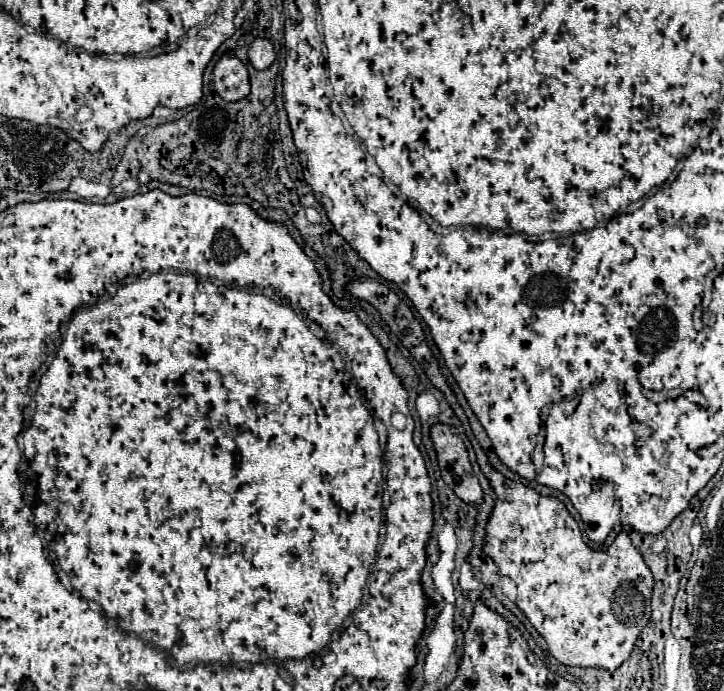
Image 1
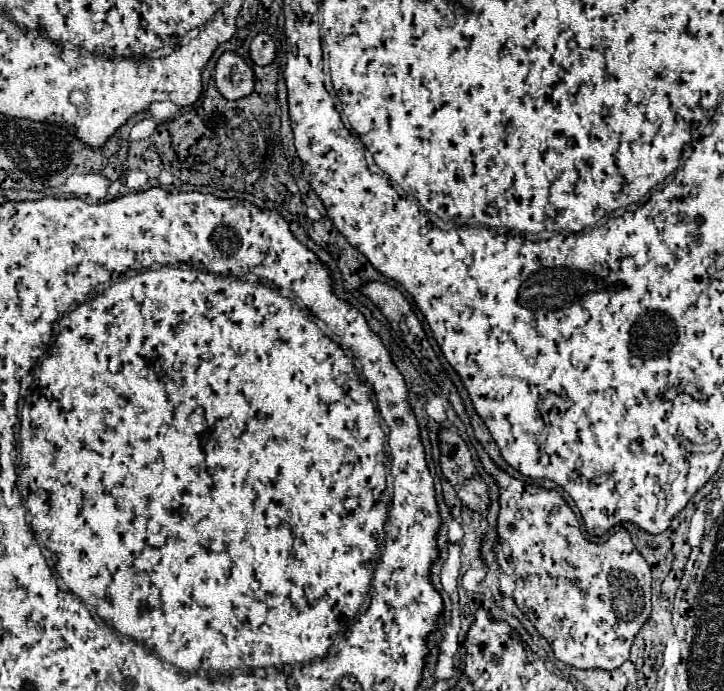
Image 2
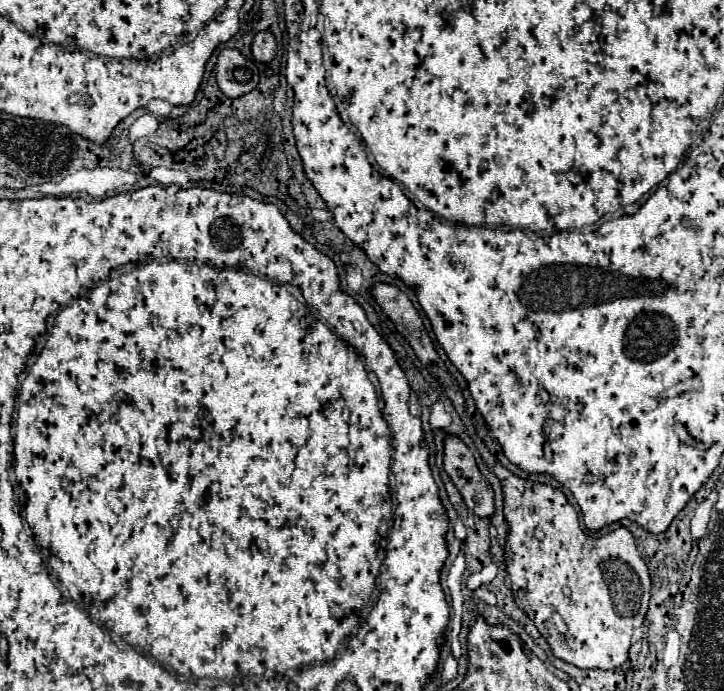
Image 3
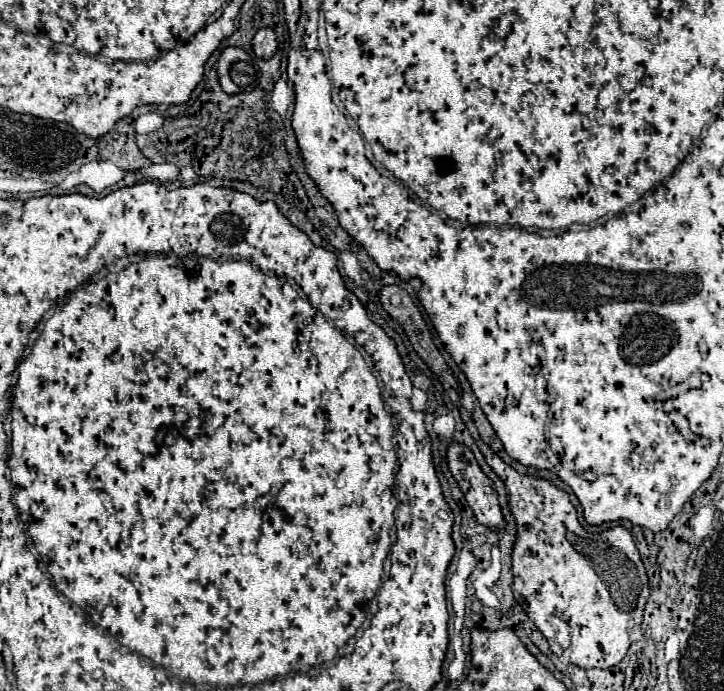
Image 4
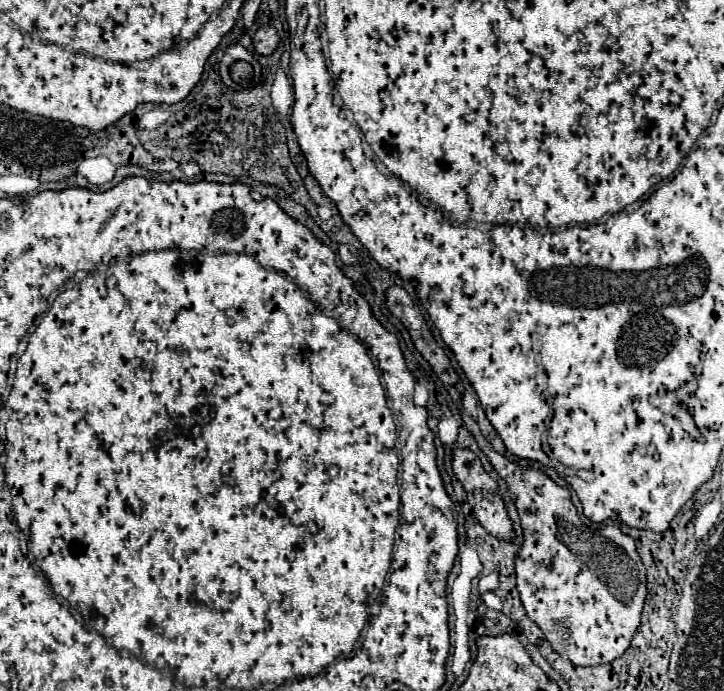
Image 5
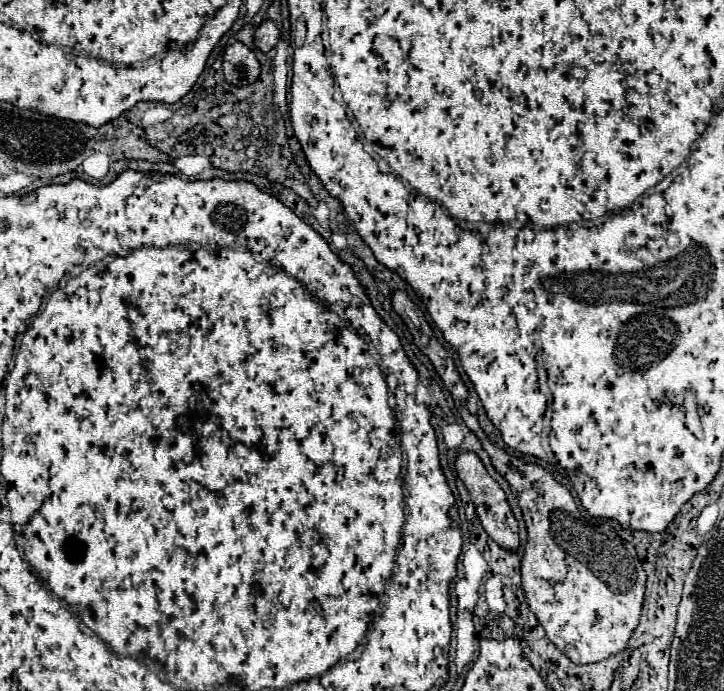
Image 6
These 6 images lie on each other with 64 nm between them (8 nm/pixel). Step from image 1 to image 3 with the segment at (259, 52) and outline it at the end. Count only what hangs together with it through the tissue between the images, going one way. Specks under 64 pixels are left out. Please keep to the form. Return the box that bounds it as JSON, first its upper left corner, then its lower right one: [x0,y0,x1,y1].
[252,32,276,62]

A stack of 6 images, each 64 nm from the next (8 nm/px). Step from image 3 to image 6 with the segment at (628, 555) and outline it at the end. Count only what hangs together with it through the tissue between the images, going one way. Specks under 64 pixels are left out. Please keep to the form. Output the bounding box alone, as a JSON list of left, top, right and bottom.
[462,408,646,664]

